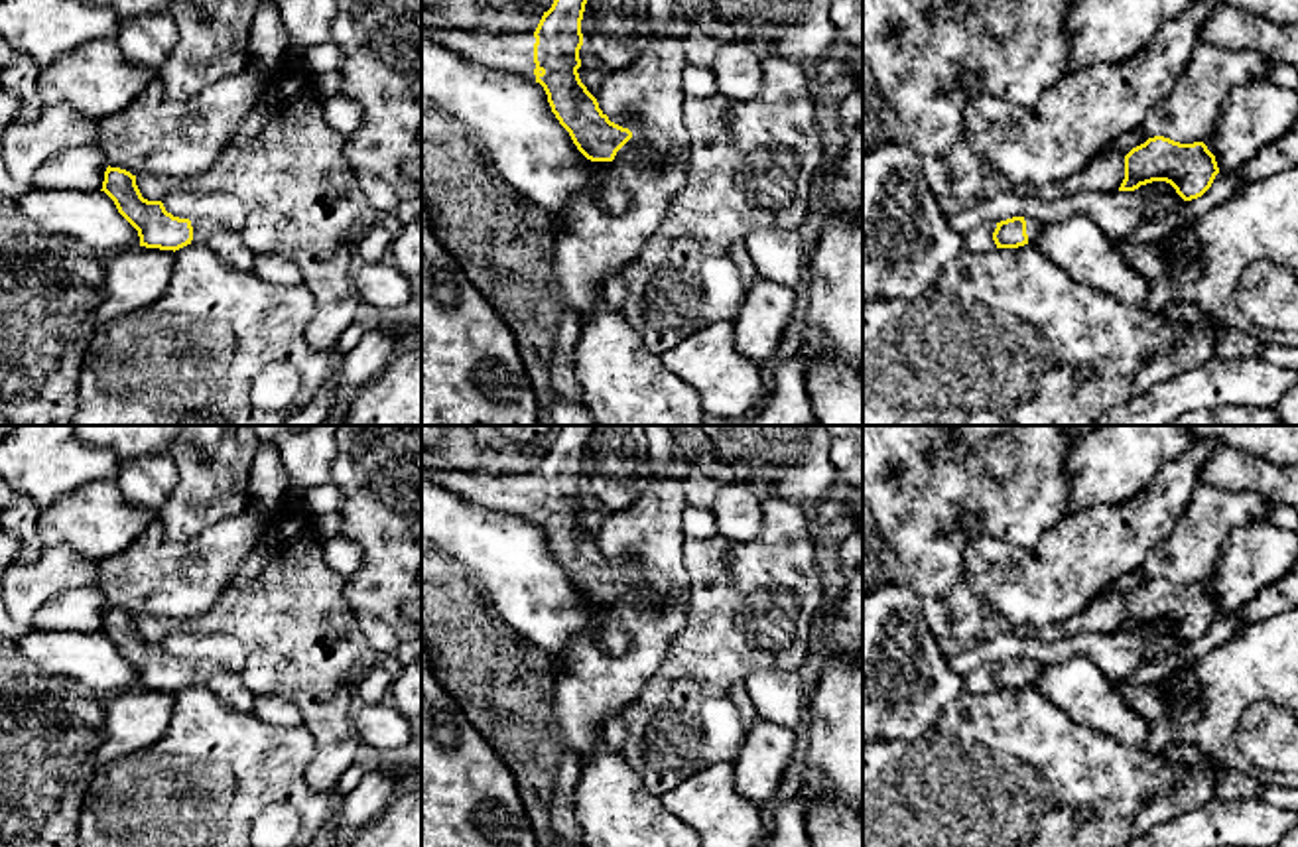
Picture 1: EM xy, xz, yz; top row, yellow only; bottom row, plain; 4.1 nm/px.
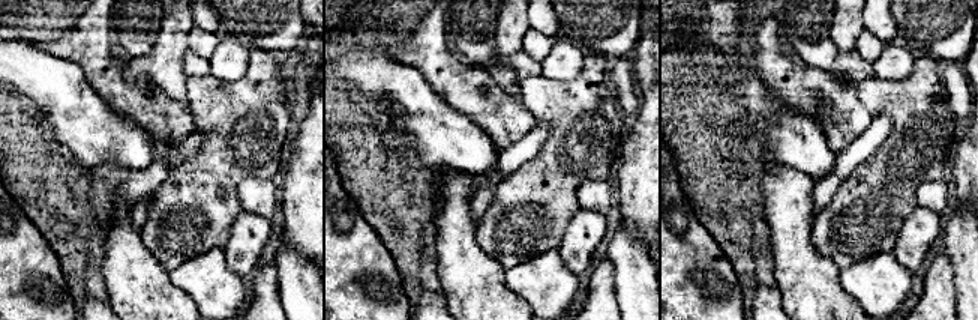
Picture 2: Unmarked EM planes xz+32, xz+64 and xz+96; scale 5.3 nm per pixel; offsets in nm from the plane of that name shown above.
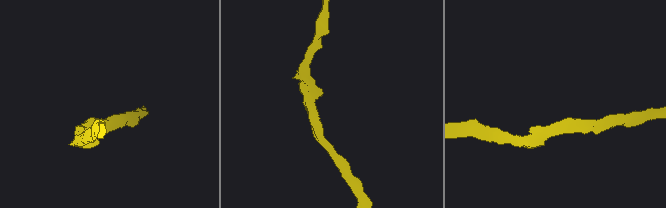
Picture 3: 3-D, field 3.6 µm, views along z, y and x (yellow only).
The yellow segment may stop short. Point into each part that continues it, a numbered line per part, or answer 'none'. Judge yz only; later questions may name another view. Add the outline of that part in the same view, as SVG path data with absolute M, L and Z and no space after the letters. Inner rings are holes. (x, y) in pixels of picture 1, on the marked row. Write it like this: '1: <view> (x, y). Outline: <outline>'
1: yz (1033, 227). Outline: M1024 217L1026 221L1026 234L1028 234L1028 244L1036 244L1042 225L1036 219Z

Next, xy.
1: xy (225, 243). Outline: M193 219L191 227L191 244L209 246L223 262L242 272L250 272L254 268L256 254L244 244L240 230L232 230L211 219Z

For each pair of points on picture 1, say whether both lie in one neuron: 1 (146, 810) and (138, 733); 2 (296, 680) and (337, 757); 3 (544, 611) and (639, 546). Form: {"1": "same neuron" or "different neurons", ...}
{"1": "different neurons", "2": "same neuron", "3": "different neurons"}

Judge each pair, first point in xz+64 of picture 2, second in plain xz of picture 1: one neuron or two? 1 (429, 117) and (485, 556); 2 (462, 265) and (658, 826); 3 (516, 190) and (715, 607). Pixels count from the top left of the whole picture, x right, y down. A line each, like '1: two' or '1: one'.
1: one
2: one
3: one

